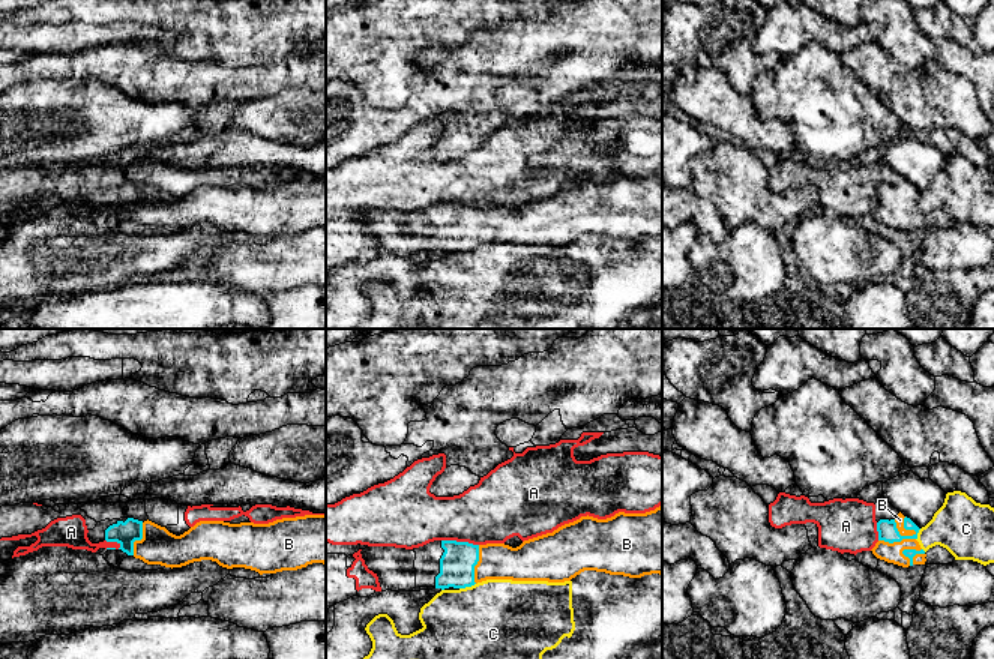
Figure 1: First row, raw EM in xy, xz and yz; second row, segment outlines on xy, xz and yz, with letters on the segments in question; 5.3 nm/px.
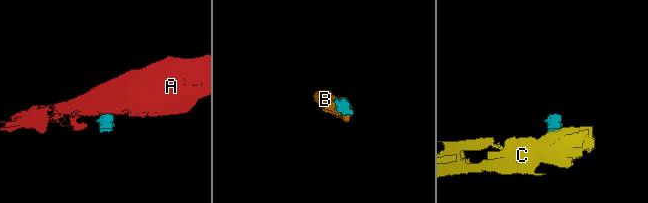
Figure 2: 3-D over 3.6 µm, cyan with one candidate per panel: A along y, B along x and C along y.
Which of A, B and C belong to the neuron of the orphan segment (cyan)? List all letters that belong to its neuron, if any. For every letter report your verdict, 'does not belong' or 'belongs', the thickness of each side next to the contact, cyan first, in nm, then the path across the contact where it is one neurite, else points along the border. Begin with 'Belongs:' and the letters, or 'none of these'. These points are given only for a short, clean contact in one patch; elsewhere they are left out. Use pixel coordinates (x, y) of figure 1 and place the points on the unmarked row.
Belongs: B
A: does not belong; 190 nm thick on the cyan side, 340 nm on the other; border along xz (442, 203), (467, 204), (478, 209)
B: belongs; 110 nm thick on the cyan side, 50 nm on the other; runs through yz (888, 195), (897, 204), (900, 183)
C: does not belong; 190 nm thick on the cyan side, 480 nm on the other; border along xz (475, 246), (460, 252)

